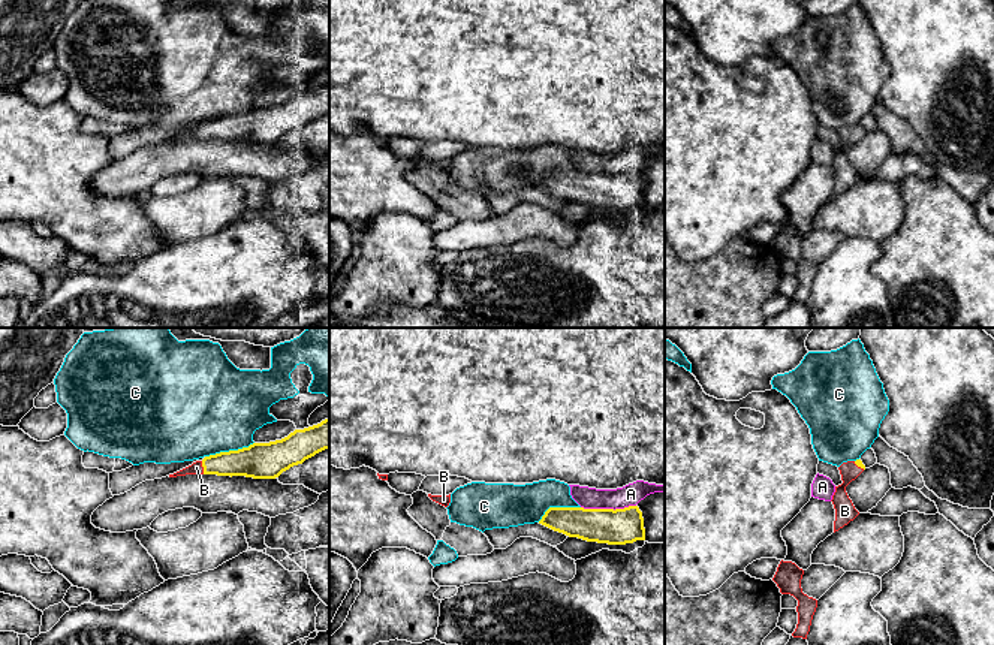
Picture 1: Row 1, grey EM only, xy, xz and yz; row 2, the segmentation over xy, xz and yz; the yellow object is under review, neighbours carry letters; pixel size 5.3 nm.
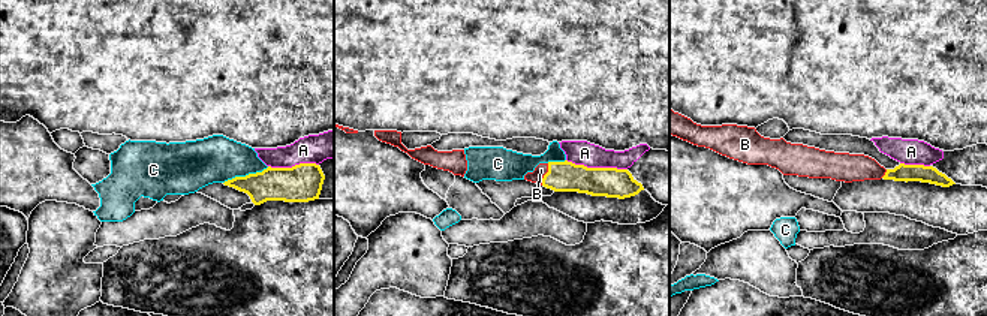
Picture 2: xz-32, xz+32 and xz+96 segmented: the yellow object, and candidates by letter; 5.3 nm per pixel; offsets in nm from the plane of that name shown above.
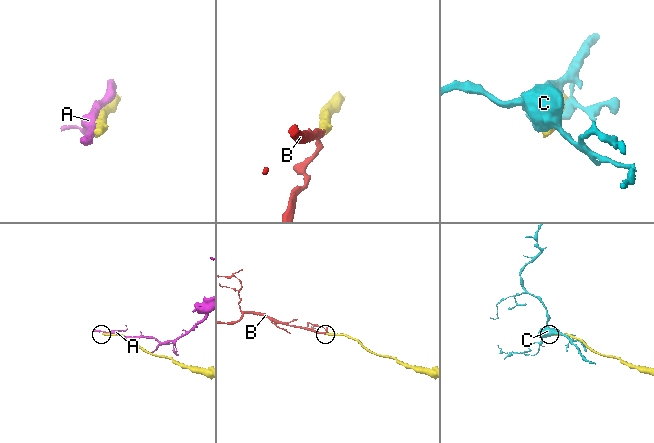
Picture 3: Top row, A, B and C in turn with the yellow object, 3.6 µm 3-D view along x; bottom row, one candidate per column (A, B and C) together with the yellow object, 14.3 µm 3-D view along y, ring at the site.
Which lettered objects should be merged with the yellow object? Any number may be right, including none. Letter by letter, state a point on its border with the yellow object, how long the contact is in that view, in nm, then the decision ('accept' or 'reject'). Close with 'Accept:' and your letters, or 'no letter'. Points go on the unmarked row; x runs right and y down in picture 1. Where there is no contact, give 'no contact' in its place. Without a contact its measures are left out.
A: contact xz (608, 174); length 300 nm; reject
B: contact xy (202, 130); length 70 nm; accept
C: contact xy (229, 115); length 280 nm; reject
Accept: B

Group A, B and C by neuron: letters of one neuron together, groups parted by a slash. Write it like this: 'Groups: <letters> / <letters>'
Groups: A / B / C

